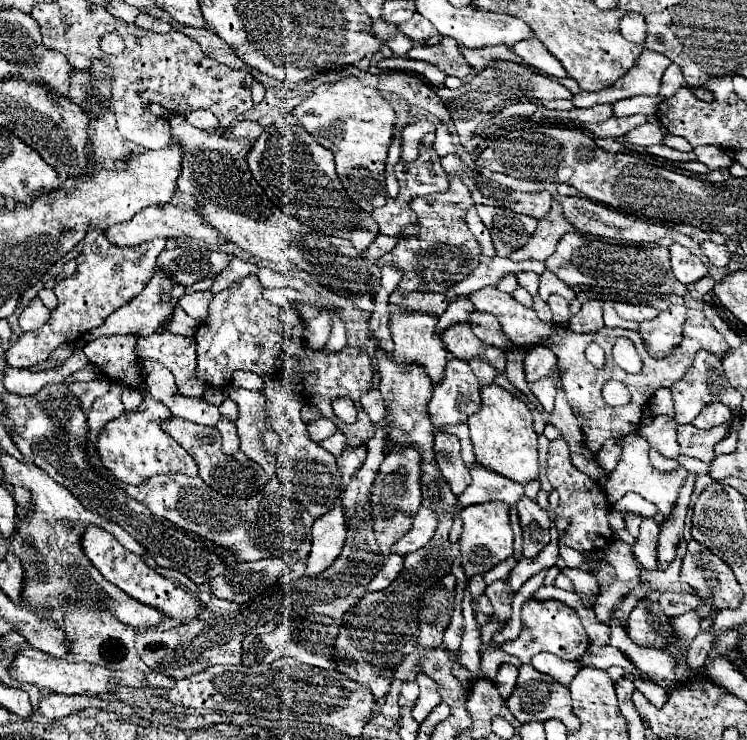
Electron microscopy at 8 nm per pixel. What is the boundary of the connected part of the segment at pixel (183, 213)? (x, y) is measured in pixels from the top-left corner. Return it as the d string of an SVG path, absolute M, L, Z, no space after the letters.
M166 202L166 204L154 204L154 206L148 206L144 210L140 210L132 220L128 222L120 222L120 224L114 224L110 226L108 230L104 230L106 238L112 242L112 244L118 244L118 246L138 246L142 242L148 242L148 240L154 240L154 238L200 238L208 244L222 244L226 242L222 236L218 236L218 232L208 226L196 212L192 210L182 210L182 206L174 206L172 202Z

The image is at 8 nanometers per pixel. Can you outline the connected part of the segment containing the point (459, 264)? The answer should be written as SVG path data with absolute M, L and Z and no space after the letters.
M450 176L448 192L418 196L410 202L412 210L420 218L420 234L398 240L398 244L380 258L380 266L394 264L404 272L398 284L400 292L420 290L446 294L446 288L452 288L458 280L464 280L470 272L474 272L474 268L478 268L482 248L466 224L466 210L472 204L470 190L458 176Z

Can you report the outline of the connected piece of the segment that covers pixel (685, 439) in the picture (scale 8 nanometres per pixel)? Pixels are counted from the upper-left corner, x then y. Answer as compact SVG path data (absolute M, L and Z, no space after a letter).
M680 424L678 426L680 452L692 458L698 458L702 462L710 462L714 444L722 440L726 432L728 432L728 424L710 428L710 430L700 430L694 424Z

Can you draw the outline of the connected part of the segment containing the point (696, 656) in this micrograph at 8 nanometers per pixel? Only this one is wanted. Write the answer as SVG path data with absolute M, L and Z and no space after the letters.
M700 632L692 644L690 644L690 652L688 652L688 662L690 662L690 668L700 668L712 648L712 642L714 642L714 636L710 632Z

